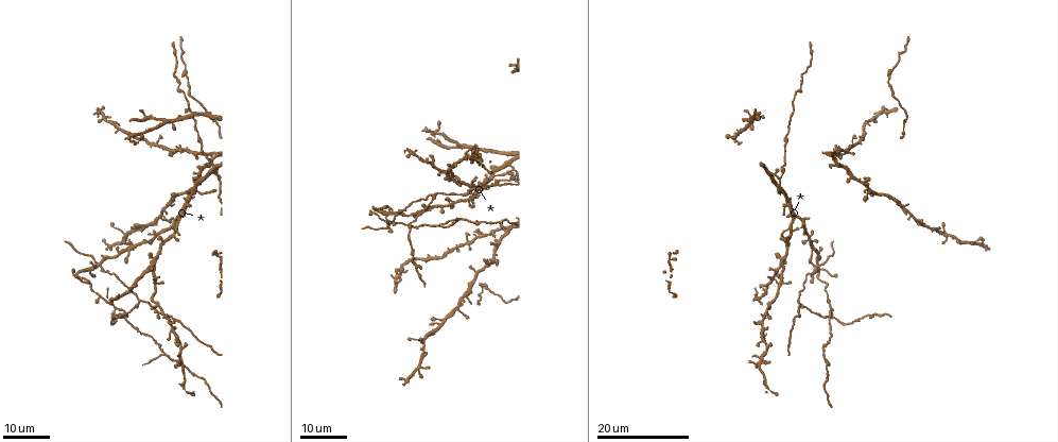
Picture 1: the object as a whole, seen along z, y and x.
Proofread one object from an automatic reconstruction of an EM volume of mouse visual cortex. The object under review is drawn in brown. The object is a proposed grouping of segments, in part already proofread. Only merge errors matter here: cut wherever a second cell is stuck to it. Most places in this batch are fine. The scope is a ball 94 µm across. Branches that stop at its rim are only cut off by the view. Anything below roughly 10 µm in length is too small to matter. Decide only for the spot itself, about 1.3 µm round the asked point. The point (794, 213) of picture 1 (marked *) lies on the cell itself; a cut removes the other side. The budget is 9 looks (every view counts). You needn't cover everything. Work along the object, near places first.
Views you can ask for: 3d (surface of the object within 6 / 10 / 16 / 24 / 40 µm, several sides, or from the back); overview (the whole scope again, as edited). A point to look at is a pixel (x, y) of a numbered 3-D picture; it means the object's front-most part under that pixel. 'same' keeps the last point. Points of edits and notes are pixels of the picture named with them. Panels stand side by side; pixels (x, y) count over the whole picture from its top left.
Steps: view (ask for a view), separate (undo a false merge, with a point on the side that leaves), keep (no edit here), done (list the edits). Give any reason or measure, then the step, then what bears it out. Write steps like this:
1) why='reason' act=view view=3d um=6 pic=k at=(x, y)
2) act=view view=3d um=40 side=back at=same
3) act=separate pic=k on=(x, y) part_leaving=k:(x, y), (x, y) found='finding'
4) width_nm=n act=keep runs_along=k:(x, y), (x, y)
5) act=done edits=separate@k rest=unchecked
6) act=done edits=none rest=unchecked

why='four or more arms meet' act=view view=3d um=24 pic=1 at=(790, 231)

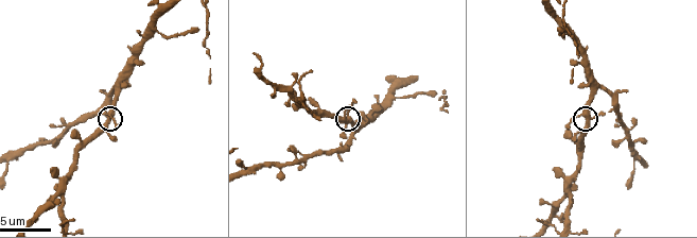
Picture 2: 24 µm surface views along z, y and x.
act=view view=3d um=10 pic=2 at=(108, 121)

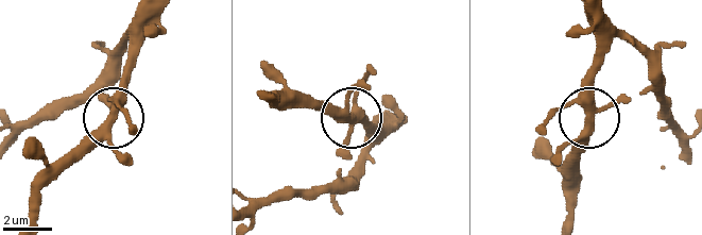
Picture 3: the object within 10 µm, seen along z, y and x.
width_nm=360 act=keep runs_along=3:(387, 136), (309, 105) found='one cell here'

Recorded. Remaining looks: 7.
why='four-way junction' act=view view=3d um=24 pic=1 at=(99, 266)

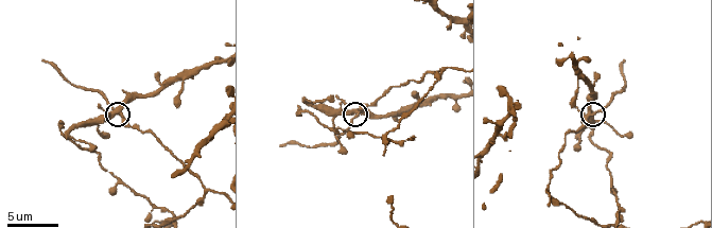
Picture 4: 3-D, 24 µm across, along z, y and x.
why='zoom in' act=view view=3d um=10 pic=4 at=(118, 111)

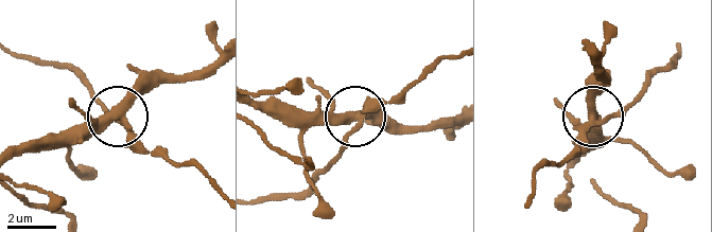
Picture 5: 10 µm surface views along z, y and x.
arms=4 act=keep found='one cell here'

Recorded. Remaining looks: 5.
why='looks like a crossing' act=view view=3d um=24 pic=1 at=(165, 123)

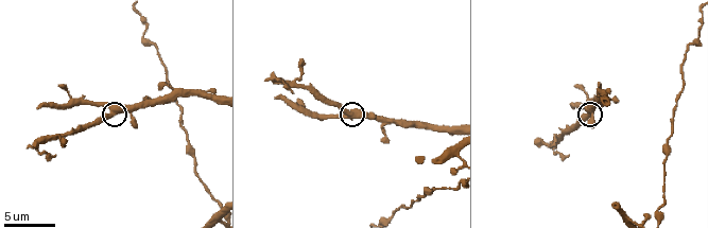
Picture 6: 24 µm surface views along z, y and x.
why='zoom in' act=view view=3d um=6 pic=6 at=(348, 113)

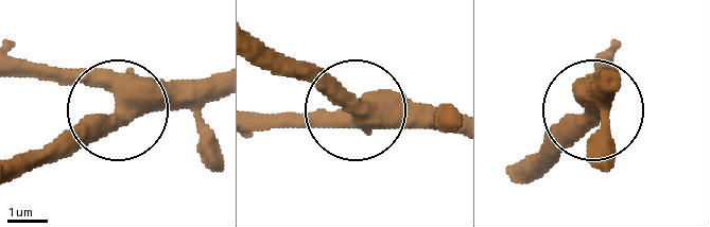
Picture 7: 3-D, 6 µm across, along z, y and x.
arms=4 act=keep found='all the same cell'

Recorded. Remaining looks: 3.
act=view view=3d um=16 pic=1 at=(867, 181)

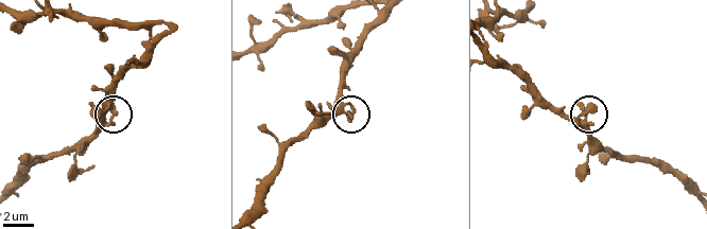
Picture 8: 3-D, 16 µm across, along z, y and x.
act=view view=3d um=6 pic=8 at=(116, 115)

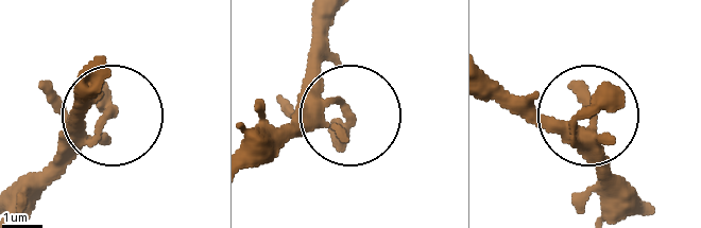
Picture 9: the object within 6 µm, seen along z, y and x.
act=keep found='continuous, no second cell'

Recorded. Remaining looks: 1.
act=done edits=none rest=unchecked

